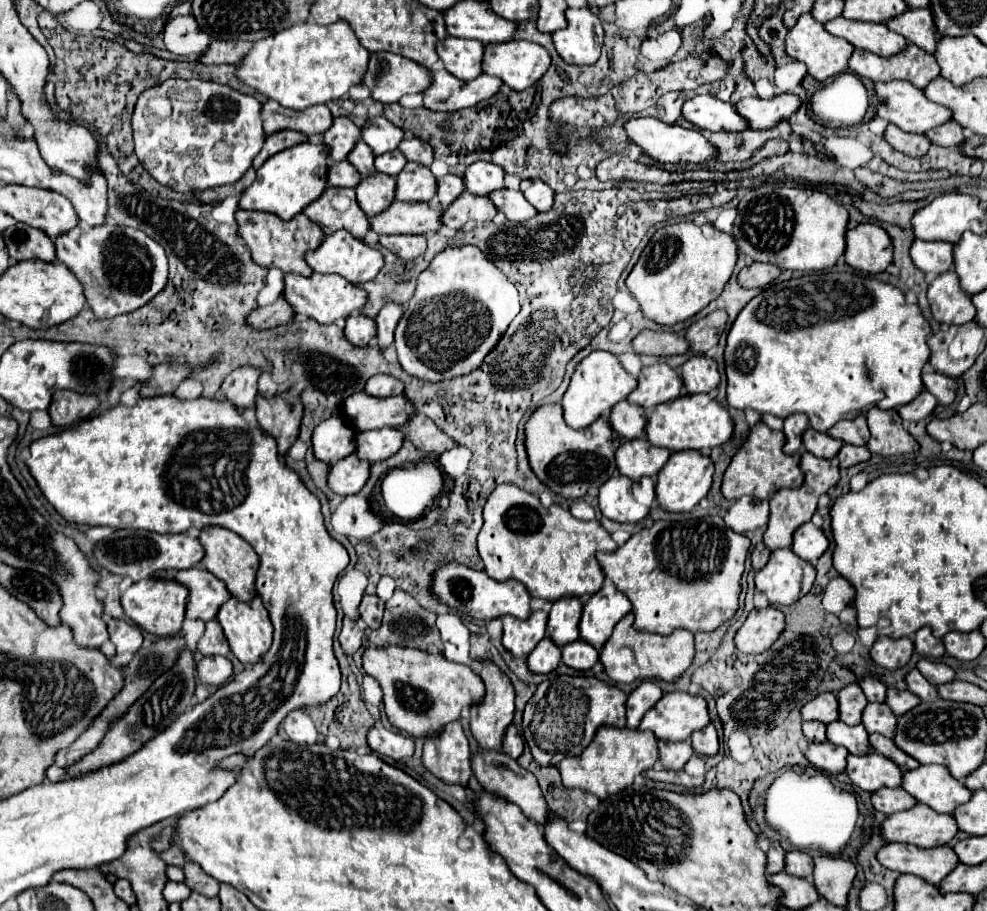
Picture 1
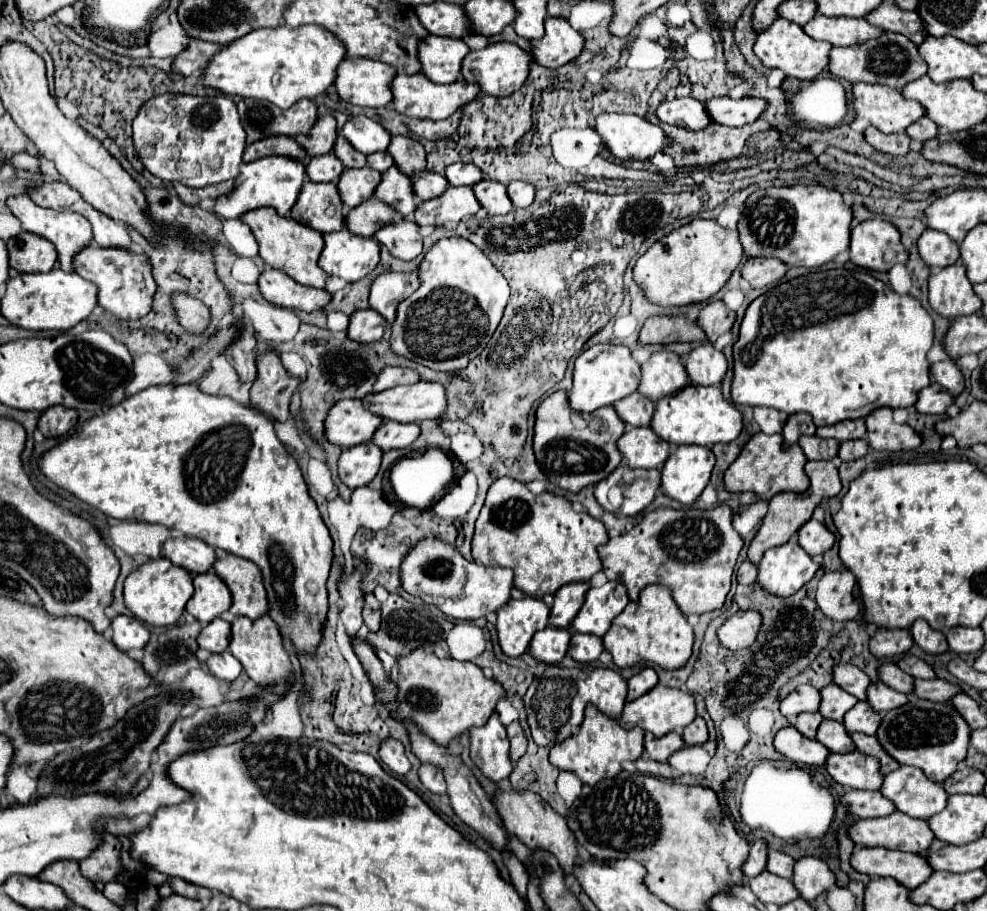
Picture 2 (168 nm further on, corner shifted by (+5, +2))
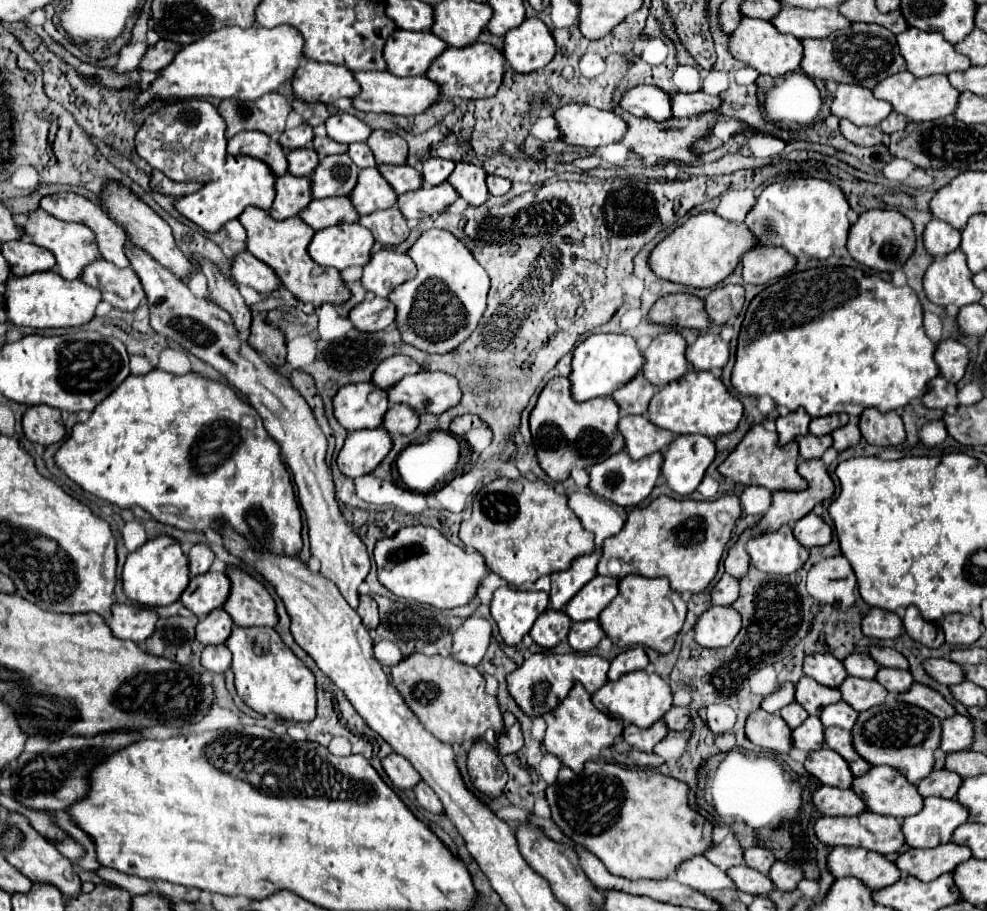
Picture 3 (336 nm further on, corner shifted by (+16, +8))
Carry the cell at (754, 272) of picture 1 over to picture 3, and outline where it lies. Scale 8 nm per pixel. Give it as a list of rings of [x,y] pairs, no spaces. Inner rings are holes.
[[[758,246],[752,252],[744,254],[742,276],[748,284],[768,284],[784,278],[796,266],[796,258],[784,248]]]

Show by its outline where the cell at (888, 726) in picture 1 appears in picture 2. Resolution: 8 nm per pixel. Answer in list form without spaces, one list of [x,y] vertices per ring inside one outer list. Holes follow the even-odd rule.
[[[857,702],[843,720],[849,732],[863,732],[863,734],[877,734],[881,716],[871,708],[869,702]]]

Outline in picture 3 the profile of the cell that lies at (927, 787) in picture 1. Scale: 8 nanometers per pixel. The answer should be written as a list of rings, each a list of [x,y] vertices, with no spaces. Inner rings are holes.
[[[872,766],[864,776],[854,778],[850,788],[862,796],[868,812],[894,816],[898,820],[918,814],[924,800],[916,792],[916,786],[908,784],[896,768],[884,766]]]

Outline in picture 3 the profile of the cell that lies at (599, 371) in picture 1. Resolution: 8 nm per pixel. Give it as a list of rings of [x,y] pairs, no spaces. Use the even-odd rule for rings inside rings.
[[[592,334],[574,350],[572,360],[572,396],[578,402],[586,402],[598,396],[612,396],[620,386],[630,382],[644,368],[644,356],[636,346],[636,340],[628,334]]]

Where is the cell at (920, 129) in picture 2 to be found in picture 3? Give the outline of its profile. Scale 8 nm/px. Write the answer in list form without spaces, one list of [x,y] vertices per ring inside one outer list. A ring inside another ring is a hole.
[[[890,112],[882,122],[880,122],[880,130],[884,134],[894,134],[894,132],[900,132],[904,130],[908,124],[908,120],[904,116],[900,116],[898,112]]]

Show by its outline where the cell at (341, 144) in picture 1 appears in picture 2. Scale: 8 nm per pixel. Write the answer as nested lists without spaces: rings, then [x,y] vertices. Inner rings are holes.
[[[327,114],[325,118],[319,118],[309,134],[299,134],[295,140],[305,148],[305,152],[307,150],[327,150],[327,152],[307,152],[307,158],[329,154],[335,146],[335,140],[337,140],[337,120],[335,120],[335,116]]]

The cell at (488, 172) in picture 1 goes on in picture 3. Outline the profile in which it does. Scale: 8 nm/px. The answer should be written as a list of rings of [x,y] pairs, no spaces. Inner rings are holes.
[[[428,158],[422,162],[422,180],[430,186],[438,186],[446,182],[446,178],[452,174],[454,162],[444,158]]]

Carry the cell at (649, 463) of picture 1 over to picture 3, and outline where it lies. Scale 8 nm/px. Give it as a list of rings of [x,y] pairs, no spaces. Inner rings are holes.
[[[628,414],[618,424],[626,438],[626,450],[632,460],[640,460],[648,454],[660,452],[674,440],[674,434],[652,424],[644,414]]]

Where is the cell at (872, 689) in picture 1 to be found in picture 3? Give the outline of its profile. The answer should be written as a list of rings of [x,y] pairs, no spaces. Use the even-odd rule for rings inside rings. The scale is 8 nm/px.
[[[810,654],[804,658],[804,674],[814,678],[822,686],[838,688],[844,678],[848,676],[844,672],[844,664],[836,660],[832,654]]]

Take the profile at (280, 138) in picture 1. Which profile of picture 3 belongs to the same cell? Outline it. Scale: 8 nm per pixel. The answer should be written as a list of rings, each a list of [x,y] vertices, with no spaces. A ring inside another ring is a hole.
[[[240,132],[228,140],[228,154],[246,154],[268,164],[274,176],[288,172],[286,152],[278,142],[272,142],[262,132]]]

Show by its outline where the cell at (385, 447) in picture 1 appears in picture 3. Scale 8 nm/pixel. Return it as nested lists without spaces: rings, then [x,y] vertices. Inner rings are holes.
[[[392,404],[392,408],[384,416],[384,428],[390,434],[412,434],[418,428],[418,414],[408,404]]]

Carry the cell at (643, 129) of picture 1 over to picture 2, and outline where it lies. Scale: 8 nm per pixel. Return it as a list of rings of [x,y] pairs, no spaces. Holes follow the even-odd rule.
[[[601,114],[593,128],[603,136],[605,146],[621,160],[649,160],[671,146],[665,130],[635,114]]]

